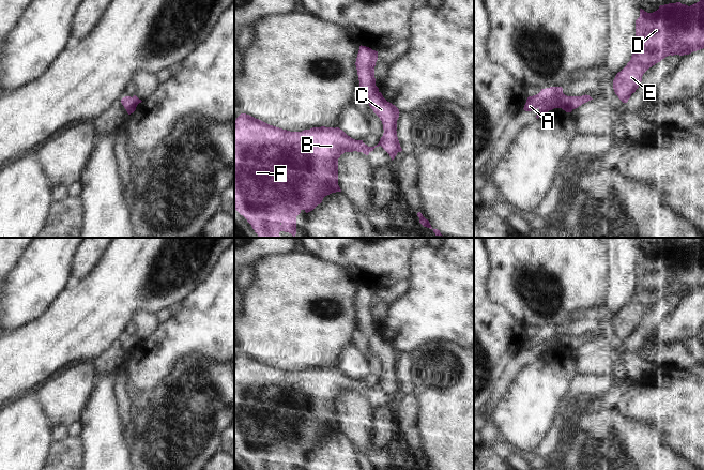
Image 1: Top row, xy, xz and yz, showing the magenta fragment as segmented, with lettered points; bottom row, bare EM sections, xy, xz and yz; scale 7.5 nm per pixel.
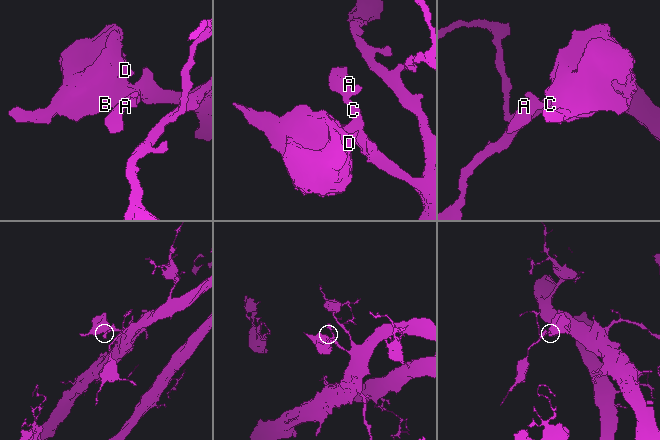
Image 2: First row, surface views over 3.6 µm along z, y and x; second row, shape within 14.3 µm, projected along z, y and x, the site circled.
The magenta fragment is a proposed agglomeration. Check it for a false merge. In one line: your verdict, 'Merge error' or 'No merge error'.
No merge error

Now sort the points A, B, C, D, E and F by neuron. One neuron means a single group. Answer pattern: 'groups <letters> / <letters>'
groups A B C D E F

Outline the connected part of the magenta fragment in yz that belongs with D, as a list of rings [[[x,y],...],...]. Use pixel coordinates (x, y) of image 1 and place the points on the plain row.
[[[704,238],[690,246],[680,242],[660,245],[653,253],[647,253],[640,248],[640,257],[636,260],[636,289],[631,295],[631,300],[627,305],[616,314],[613,320],[613,329],[615,334],[623,343],[627,343],[631,334],[639,328],[643,314],[653,305],[660,302],[668,295],[689,294],[693,291],[704,288]]]

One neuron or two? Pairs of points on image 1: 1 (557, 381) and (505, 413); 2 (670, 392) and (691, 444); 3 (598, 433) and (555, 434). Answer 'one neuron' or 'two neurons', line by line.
1: one neuron
2: one neuron
3: two neurons

